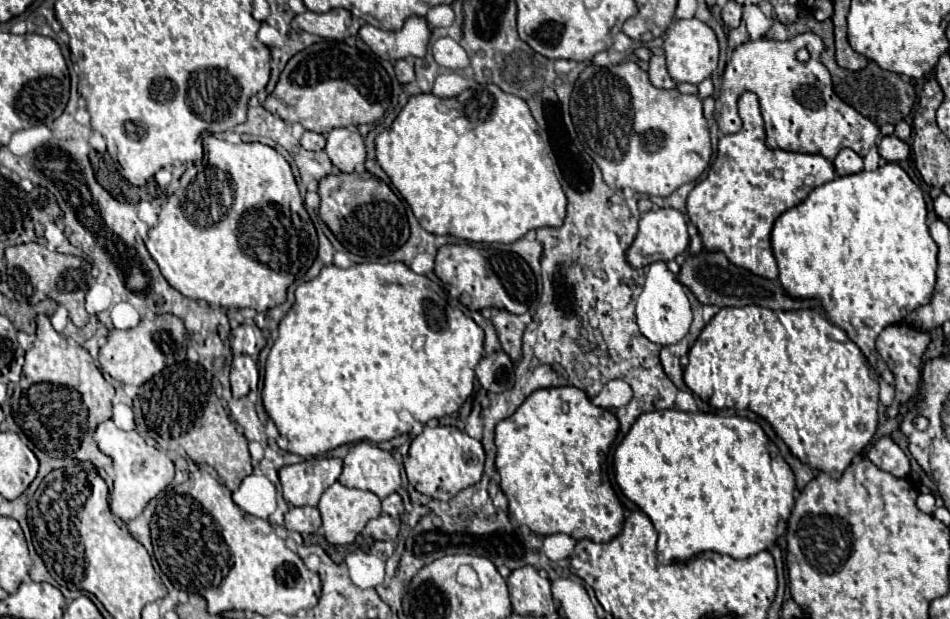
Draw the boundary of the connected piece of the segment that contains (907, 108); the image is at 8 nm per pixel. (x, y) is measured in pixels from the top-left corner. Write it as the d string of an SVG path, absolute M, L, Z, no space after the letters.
M800 7L800 17L794 25L782 25L780 21L774 21L774 27L766 33L766 37L774 37L774 29L796 29L796 33L804 33L804 31L812 31L816 35L824 35L824 53L822 53L822 63L828 67L828 71L832 73L832 79L834 79L834 85L836 85L836 93L846 101L846 103L852 103L852 107L862 113L864 117L868 117L870 121L874 121L878 127L884 125L884 123L892 123L896 125L898 121L902 121L914 107L914 101L916 101L916 91L914 91L914 85L904 81L900 83L900 75L898 73L892 73L892 71L884 71L880 69L874 61L868 63L866 69L854 73L852 75L844 69L838 67L836 63L836 57L834 57L834 25L830 19L826 19L824 23L818 23L812 13L804 7Z

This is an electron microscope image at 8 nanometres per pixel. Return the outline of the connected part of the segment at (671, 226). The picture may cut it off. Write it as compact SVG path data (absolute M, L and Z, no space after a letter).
M672 207L652 209L640 217L638 235L632 243L632 247L628 249L628 261L636 269L654 263L654 259L668 261L668 259L674 259L676 255L680 255L682 251L686 251L688 243L690 243L690 235L688 235L688 223L686 223L684 213L680 213L678 209L672 209Z

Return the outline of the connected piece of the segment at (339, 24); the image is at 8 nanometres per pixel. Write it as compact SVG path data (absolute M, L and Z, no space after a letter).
M342 8L332 9L328 13L306 11L302 15L296 15L290 25L294 29L302 29L302 31L320 35L324 39L344 39L348 35L344 19L358 18L353 17L350 11Z

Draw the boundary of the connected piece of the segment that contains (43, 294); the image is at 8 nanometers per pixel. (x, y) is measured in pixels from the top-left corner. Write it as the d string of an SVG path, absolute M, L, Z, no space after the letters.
M22 243L6 249L6 273L8 273L8 285L14 291L16 301L36 305L38 301L48 297L68 309L70 319L76 327L84 327L88 323L88 313L84 309L84 295L94 283L94 277L90 275L90 263L86 259L48 251L40 243Z

